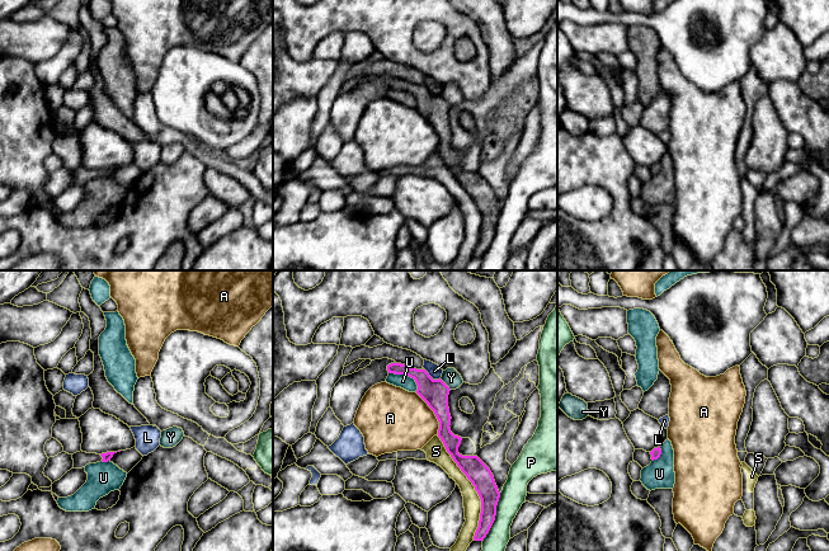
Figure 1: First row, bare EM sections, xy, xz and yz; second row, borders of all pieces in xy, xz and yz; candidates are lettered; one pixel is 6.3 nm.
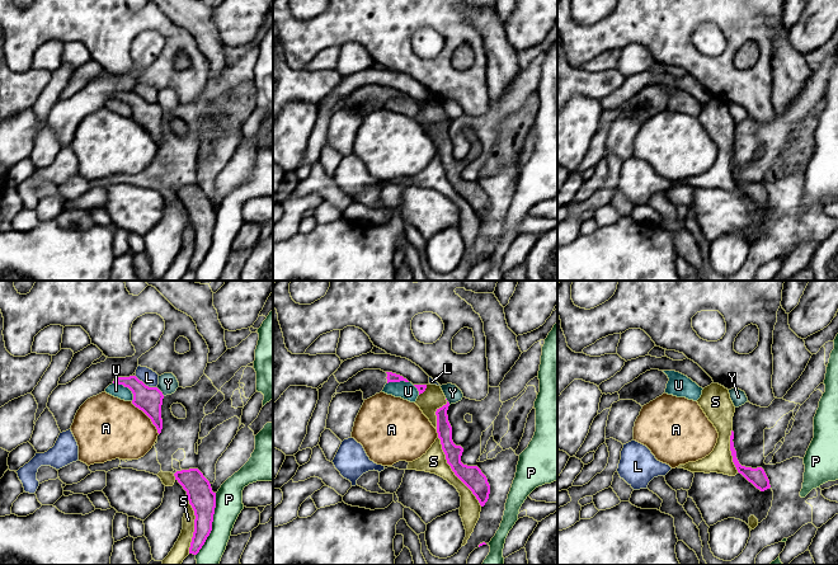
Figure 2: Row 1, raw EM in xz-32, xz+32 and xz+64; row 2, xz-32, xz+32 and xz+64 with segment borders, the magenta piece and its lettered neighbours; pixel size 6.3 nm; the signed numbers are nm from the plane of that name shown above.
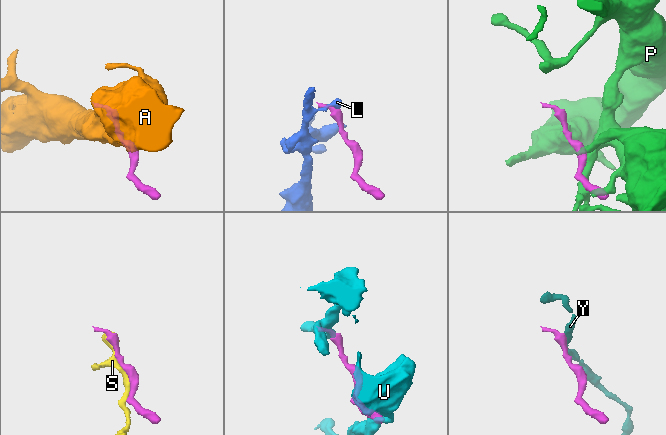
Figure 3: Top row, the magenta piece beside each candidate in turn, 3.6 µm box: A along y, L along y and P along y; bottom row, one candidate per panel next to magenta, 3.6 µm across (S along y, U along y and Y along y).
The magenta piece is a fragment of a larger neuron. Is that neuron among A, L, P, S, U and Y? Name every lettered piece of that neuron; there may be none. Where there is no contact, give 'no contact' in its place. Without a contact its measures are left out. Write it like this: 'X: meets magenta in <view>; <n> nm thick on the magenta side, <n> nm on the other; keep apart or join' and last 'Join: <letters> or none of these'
A: meets magenta in xz; 170 nm thick on the magenta side, 380 nm on the other; keep apart
L: meets magenta in xz; 170 nm thick on the magenta side, 90 nm on the other; keep apart
P: meets magenta in xz; 140 nm thick on the magenta side, 160 nm on the other; keep apart
S: meets magenta in xz; 150 nm thick on the magenta side, 110 nm on the other; keep apart
U: meets magenta in xz; 170 nm thick on the magenta side, 90 nm on the other; keep apart
Y: meets magenta in xz; 170 nm thick on the magenta side, 110 nm on the other; keep apart
Join: none of these

